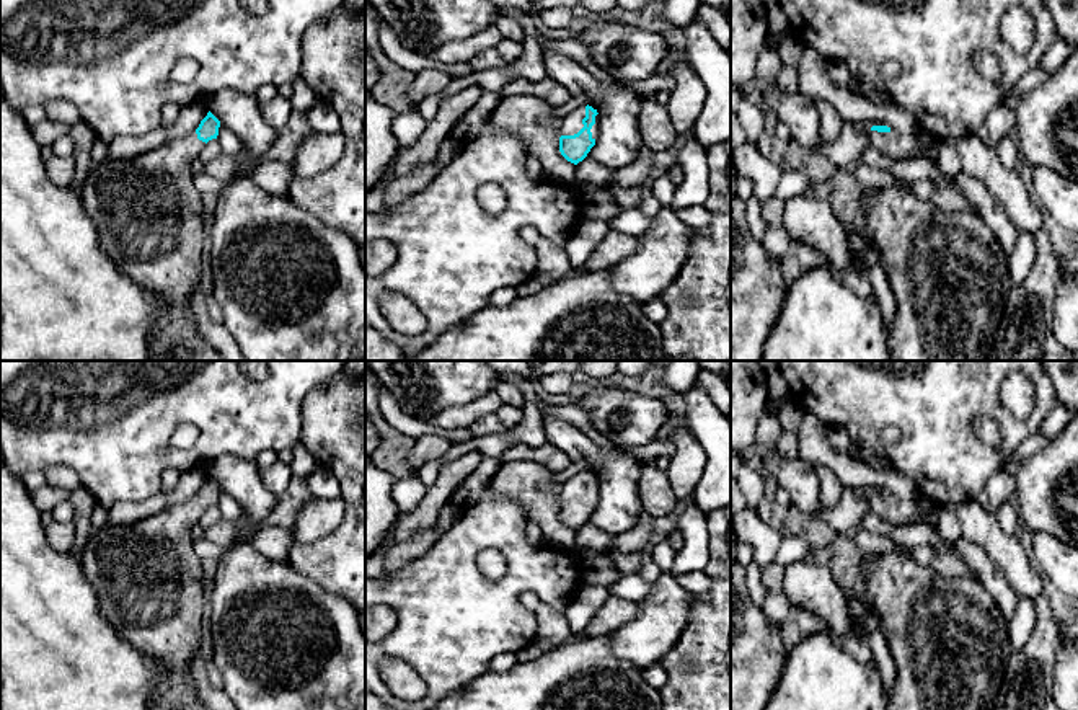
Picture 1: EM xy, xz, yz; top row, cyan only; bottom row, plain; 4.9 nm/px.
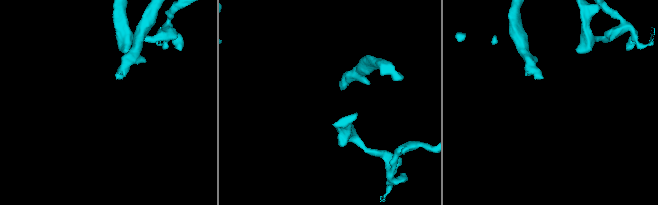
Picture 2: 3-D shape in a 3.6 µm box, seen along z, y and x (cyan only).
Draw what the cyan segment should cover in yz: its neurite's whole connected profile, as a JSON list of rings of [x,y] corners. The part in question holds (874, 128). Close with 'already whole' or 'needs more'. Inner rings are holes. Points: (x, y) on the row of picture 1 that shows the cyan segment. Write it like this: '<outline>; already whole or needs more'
[[[873,126],[868,137],[879,153],[897,162],[918,158],[928,145],[928,135],[920,129],[908,135],[900,135],[887,126]]]; needs more

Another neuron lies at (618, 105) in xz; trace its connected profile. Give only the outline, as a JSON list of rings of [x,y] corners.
[[[545,49],[543,65],[546,77],[563,85],[571,96],[585,95],[589,106],[599,113],[600,135],[589,157],[610,170],[633,163],[644,147],[638,114],[647,96],[618,80],[597,80],[558,51]]]

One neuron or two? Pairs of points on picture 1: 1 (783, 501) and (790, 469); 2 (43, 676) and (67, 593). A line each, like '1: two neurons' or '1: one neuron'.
1: two neurons
2: one neuron

